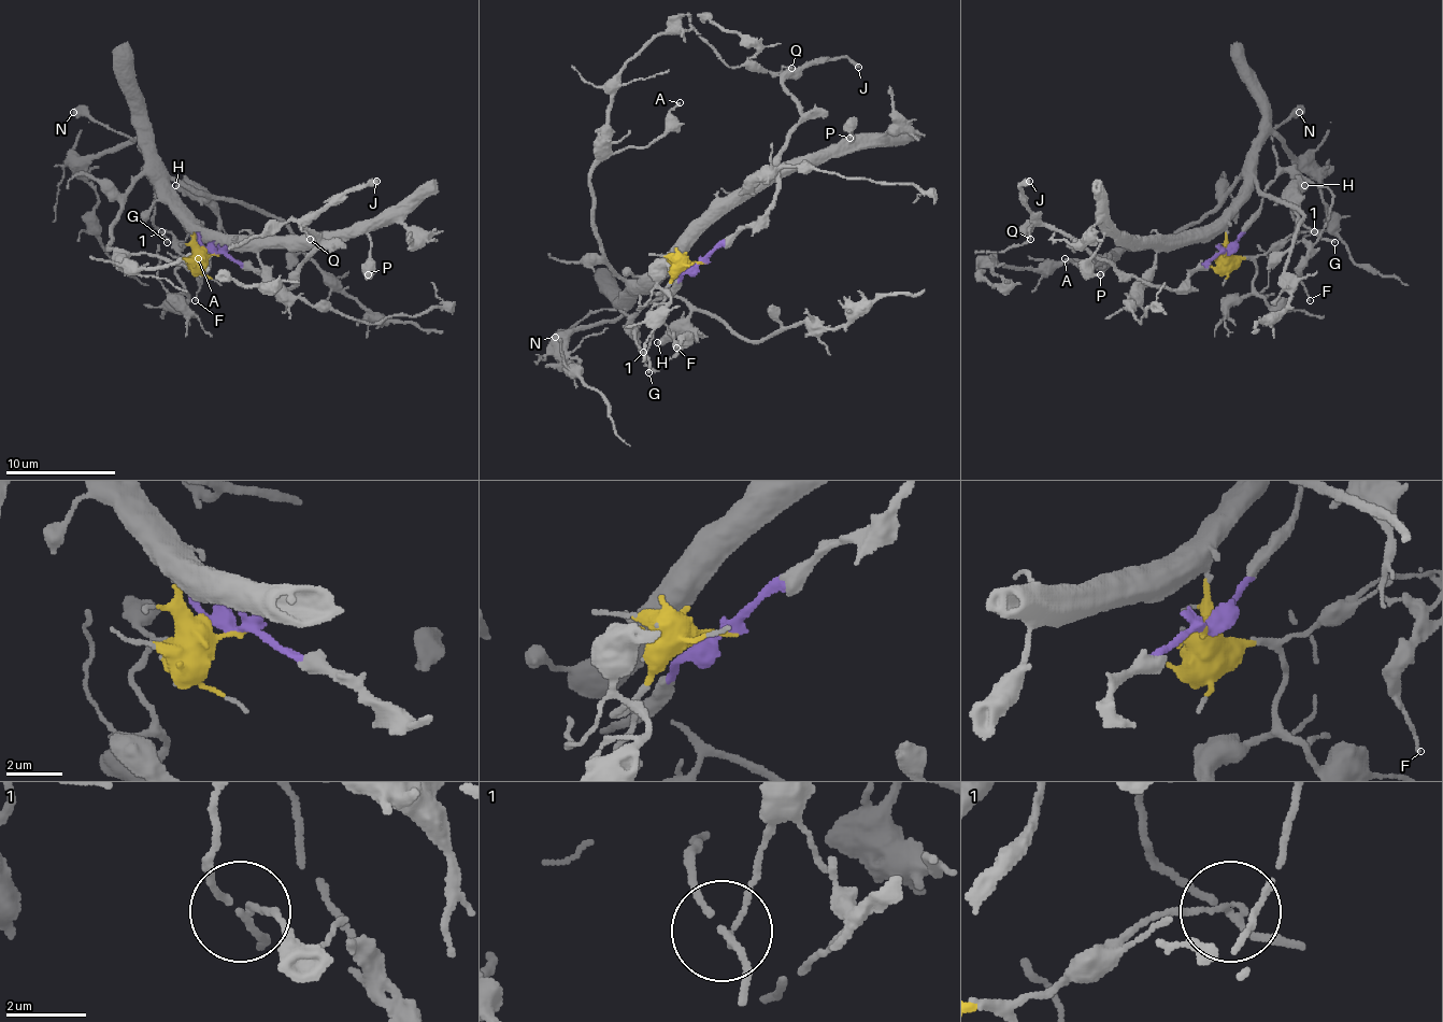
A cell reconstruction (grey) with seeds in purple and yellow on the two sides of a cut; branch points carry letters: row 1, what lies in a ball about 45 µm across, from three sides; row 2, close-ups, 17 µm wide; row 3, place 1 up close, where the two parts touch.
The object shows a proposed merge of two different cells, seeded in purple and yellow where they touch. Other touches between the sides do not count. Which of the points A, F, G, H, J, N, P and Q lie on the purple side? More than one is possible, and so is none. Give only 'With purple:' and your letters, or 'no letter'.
With purple: F, G, J, N, Q

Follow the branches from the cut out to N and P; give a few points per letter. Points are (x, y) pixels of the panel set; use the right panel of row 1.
N: (1225, 253), (1277, 178), (1272, 137), (1274, 128), (1299, 112)
P: (1225, 253), (1222, 233), (1177, 236), (1105, 233), (1089, 260), (1089, 269), (1100, 274)

